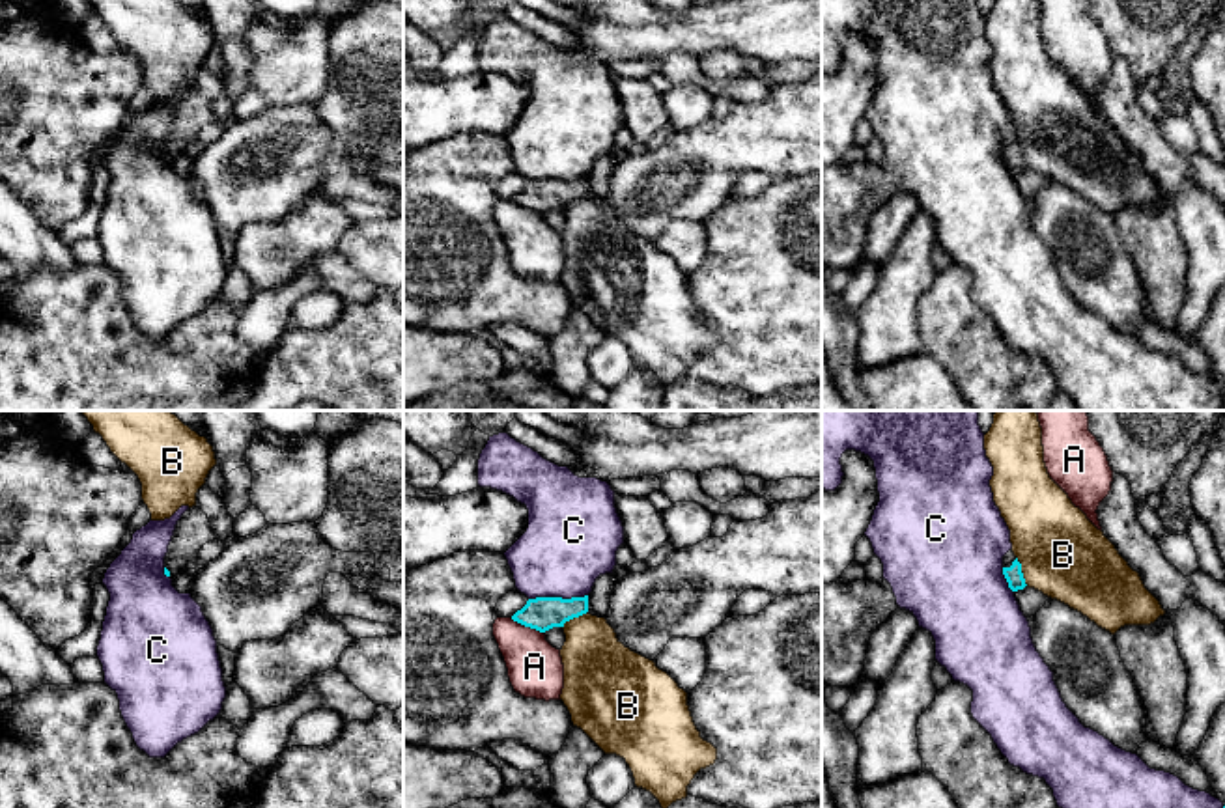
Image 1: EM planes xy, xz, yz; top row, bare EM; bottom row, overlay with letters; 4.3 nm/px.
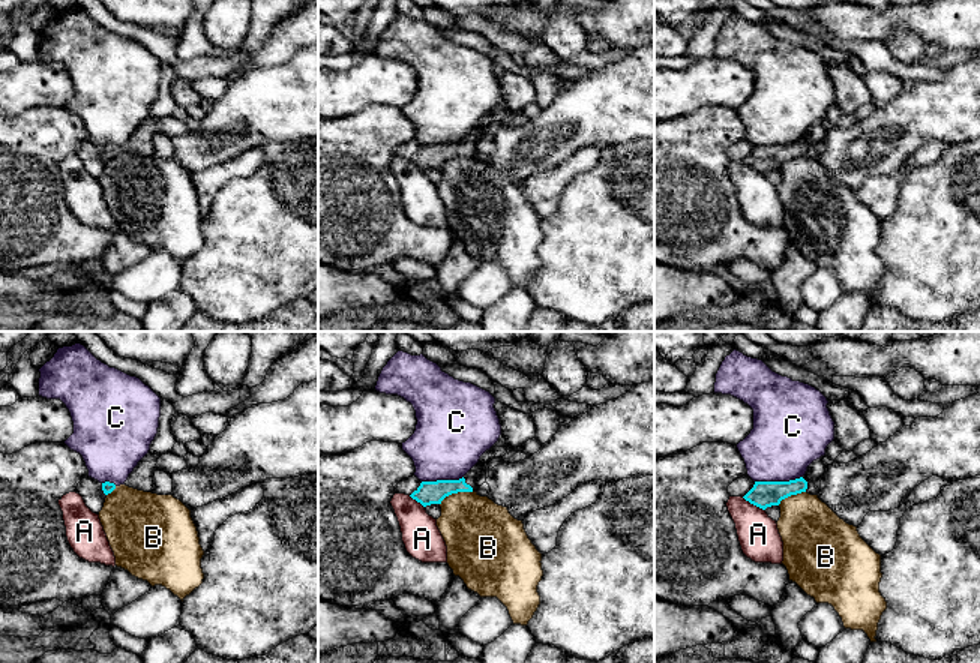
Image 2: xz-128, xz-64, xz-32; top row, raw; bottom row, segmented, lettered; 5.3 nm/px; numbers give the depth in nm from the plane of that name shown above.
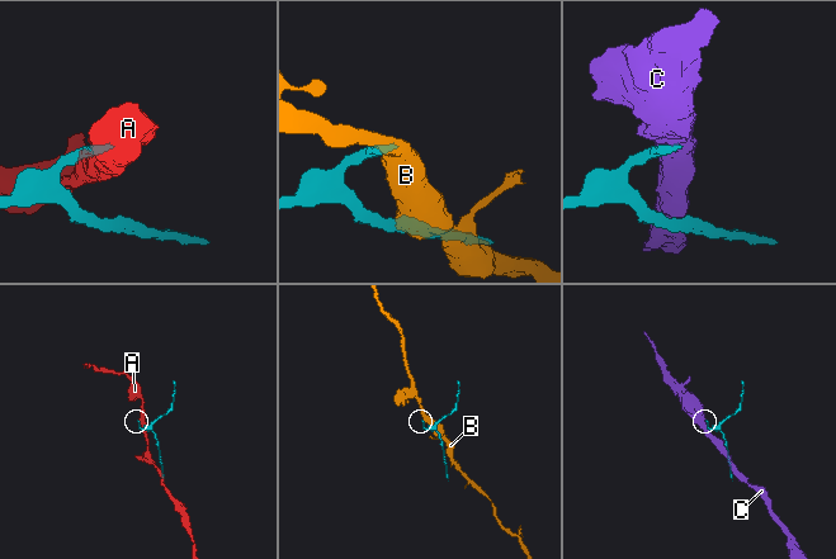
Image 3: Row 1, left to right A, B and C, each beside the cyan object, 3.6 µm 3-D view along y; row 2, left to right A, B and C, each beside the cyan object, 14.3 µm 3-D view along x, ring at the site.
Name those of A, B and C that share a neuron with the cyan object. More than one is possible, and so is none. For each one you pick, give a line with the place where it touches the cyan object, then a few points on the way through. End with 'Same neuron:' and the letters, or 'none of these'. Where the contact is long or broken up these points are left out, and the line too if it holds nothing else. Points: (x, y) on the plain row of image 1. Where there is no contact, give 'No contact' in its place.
Same neuron: none of these

